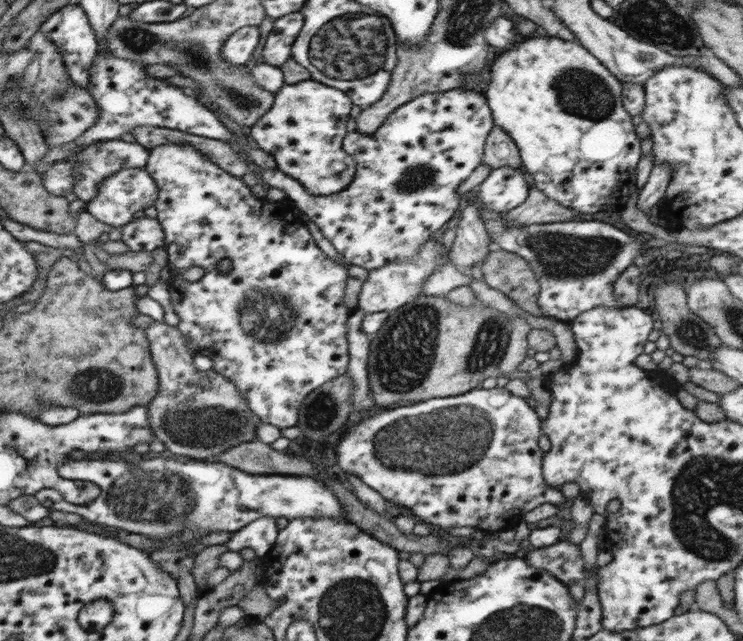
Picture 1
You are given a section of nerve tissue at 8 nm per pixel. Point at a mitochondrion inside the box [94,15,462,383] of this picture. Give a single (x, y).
(136, 39)

